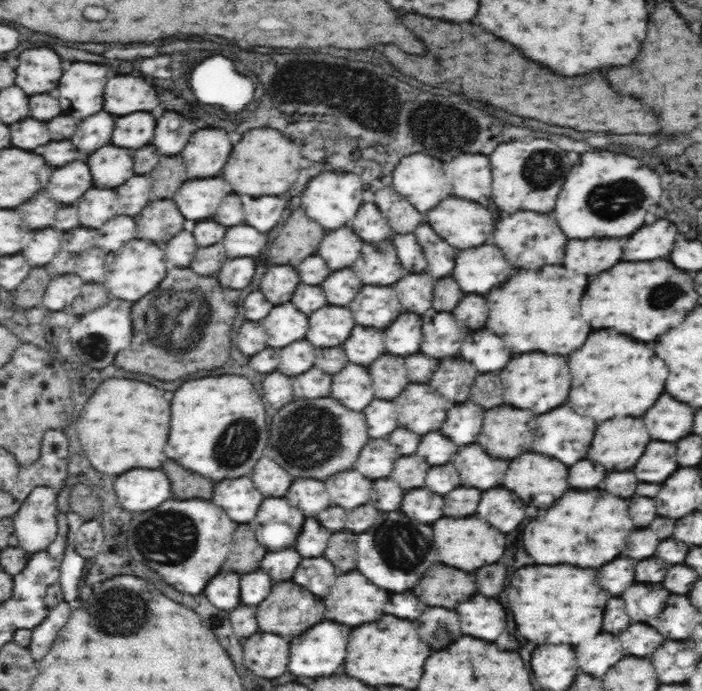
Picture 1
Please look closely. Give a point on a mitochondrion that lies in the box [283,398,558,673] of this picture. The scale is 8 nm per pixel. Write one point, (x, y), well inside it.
(402, 546)

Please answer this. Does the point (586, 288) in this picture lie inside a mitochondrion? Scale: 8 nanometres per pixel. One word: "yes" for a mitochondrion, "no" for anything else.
no

